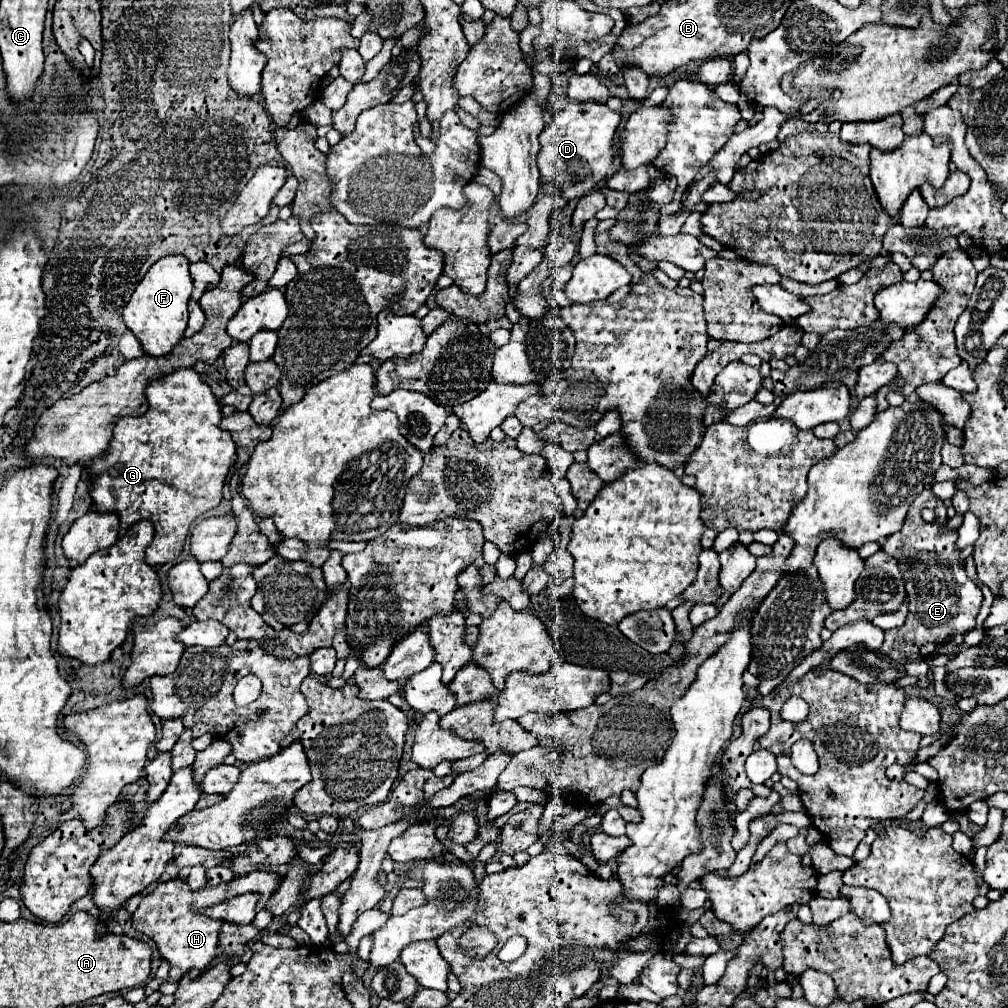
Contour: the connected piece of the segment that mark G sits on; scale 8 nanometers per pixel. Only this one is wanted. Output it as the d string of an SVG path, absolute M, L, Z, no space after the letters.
M181 368L169 376L153 380L147 386L145 396L149 410L143 416L121 418L115 424L109 454L101 460L101 470L91 470L91 496L99 512L117 512L121 520L119 536L123 536L129 526L143 518L153 522L155 538L153 544L149 544L145 550L145 558L151 566L159 566L179 556L193 520L221 502L221 490L237 454L229 432L219 428L223 418L221 404L217 402L209 384L205 384L193 368Z

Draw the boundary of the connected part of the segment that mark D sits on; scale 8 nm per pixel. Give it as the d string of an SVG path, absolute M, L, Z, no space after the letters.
M569 102L555 114L553 122L541 132L541 150L537 164L541 170L541 186L547 194L561 194L567 200L581 198L607 180L615 158L615 132L621 124L621 114L607 108L603 102Z

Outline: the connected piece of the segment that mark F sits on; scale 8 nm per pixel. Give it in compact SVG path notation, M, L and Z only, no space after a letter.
M171 254L157 260L145 278L137 284L129 304L123 308L125 326L139 338L145 354L165 356L183 338L187 326L187 304L193 292L189 260L181 254Z

